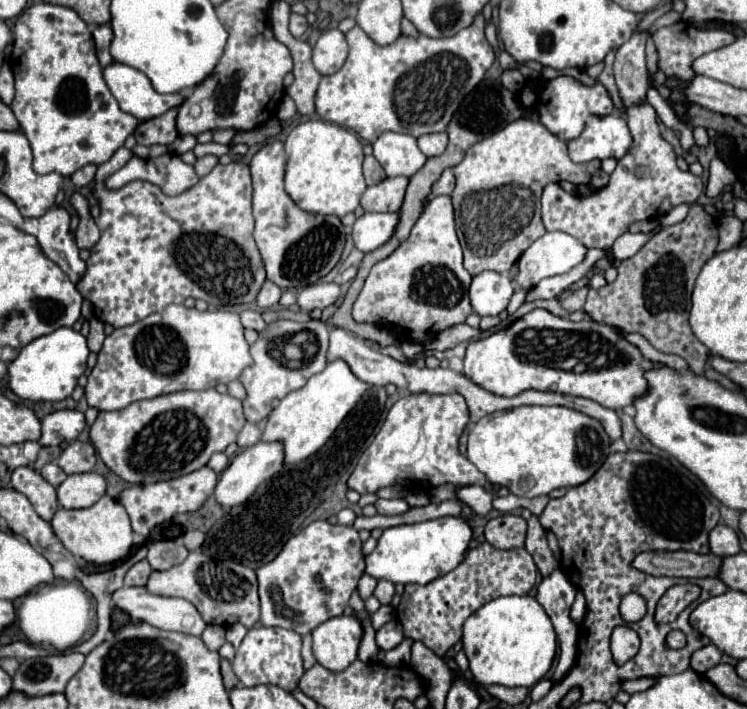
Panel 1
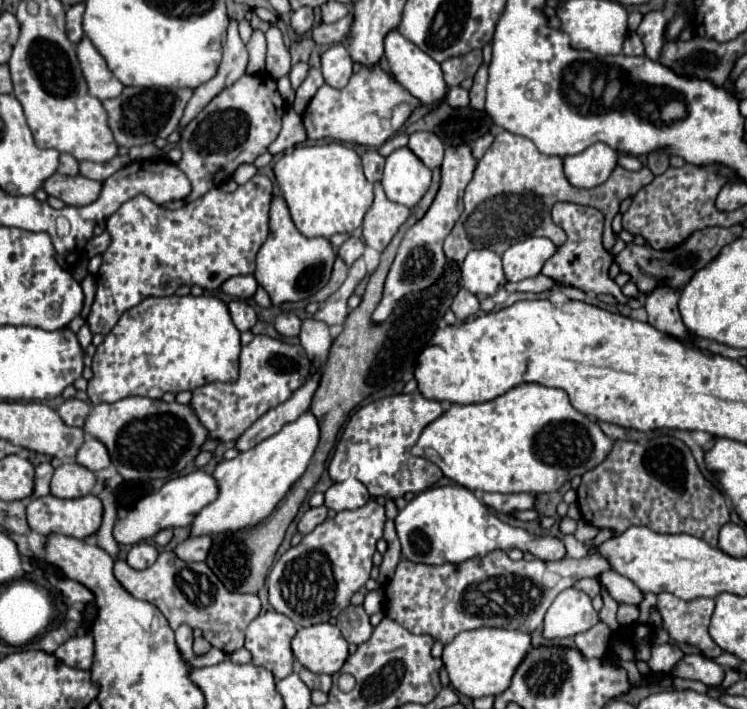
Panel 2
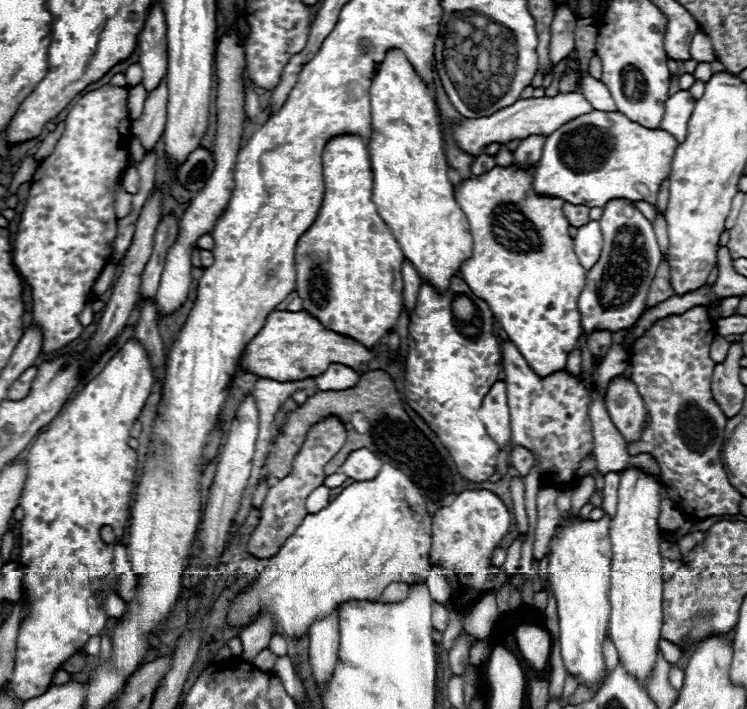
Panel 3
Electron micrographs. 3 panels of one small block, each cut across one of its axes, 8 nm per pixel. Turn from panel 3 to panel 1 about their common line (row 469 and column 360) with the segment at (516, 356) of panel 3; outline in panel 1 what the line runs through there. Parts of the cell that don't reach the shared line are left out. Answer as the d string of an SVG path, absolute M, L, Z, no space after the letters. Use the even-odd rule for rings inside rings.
M316 520L292 536L272 562L256 570L262 604L260 622L306 636L326 618L330 620L344 612L362 574L364 554L358 532L352 526Z

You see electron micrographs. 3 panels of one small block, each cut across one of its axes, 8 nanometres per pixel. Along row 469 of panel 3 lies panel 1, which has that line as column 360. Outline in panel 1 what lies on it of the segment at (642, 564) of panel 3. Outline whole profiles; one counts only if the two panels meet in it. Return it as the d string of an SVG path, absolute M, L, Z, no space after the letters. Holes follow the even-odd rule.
M336 616L312 632L312 652L320 666L342 672L358 656L362 626L354 616Z

